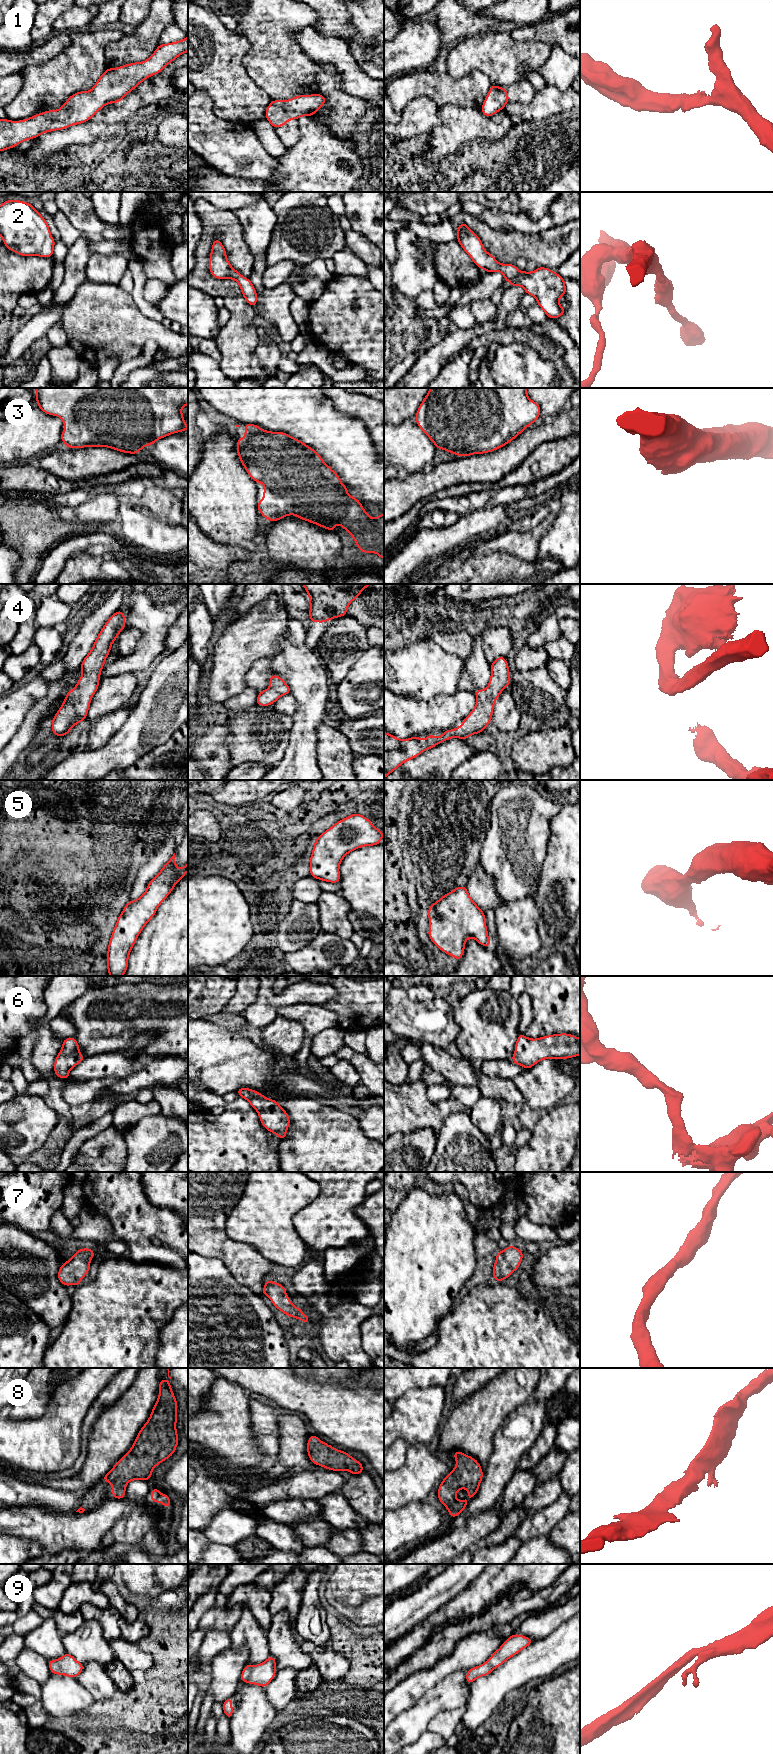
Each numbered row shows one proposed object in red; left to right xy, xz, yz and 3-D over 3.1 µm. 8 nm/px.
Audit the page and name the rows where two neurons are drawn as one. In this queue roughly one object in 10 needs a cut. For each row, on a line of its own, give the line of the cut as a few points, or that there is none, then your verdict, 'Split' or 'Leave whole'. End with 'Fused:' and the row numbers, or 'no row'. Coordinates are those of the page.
1: No split. Leave whole
2: No split. Leave whole
3: No split. Leave whole
4: No split. Leave whole
5: No split. Leave whole
6: No split. Leave whole
7: No split. Leave whole
8: No split. Leave whole
9: No split. Leave whole
Fused: no row

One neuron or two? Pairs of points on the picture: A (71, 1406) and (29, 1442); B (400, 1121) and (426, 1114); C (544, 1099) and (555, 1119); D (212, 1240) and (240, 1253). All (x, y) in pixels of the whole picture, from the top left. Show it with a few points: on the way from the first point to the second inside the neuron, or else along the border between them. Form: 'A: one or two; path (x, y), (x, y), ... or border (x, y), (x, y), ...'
A: one; path (61, 1416), (39, 1438)
B: one; path (406, 1115), (420, 1114)
C: two; border (560, 1102), (542, 1112)
D: one; path (219, 1245), (233, 1253)

